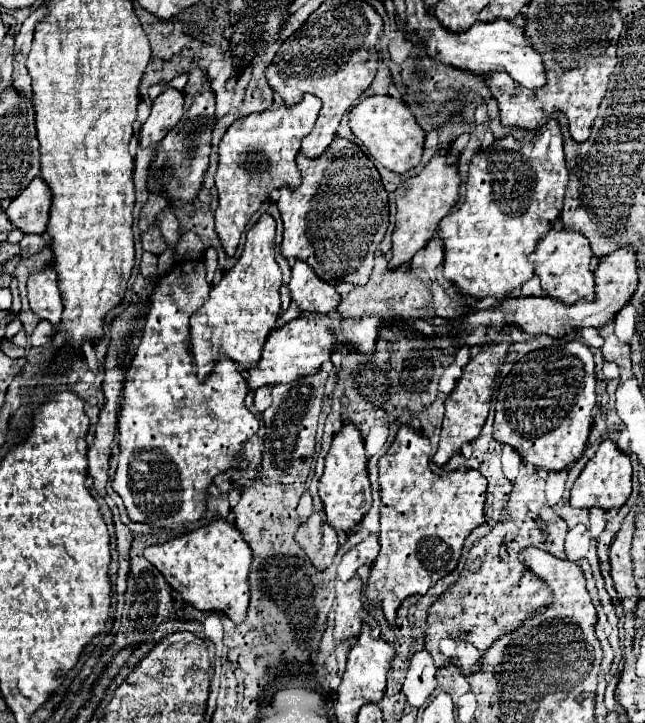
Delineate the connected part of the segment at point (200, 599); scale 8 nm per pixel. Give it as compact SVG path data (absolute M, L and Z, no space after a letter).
M213 519L207 527L183 533L167 543L145 549L151 561L165 577L165 581L181 593L183 601L201 611L223 611L231 621L241 623L249 605L249 567L253 553L239 529L225 519Z

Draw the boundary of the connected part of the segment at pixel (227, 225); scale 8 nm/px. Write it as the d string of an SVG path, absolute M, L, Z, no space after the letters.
M307 93L293 107L281 103L273 109L251 113L249 117L235 121L223 135L219 143L219 169L215 175L219 193L219 207L215 211L215 231L219 233L223 249L229 257L235 255L245 225L249 223L251 215L259 209L259 205L269 197L269 193L283 185L299 185L301 179L295 155L301 149L301 139L313 129L319 109L319 97Z

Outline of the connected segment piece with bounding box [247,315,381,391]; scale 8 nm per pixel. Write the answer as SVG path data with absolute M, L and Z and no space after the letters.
M315 315L311 321L307 317L293 319L285 323L283 327L277 327L269 333L267 345L263 347L259 365L255 369L247 369L247 387L251 391L263 387L263 385L277 385L277 383L289 383L303 375L313 375L319 371L321 363L329 361L329 355L333 351L333 343L343 343L359 349L361 353L373 353L375 341L377 341L377 329L379 329L379 317L363 317L359 321L353 319L339 319L333 321L327 315Z

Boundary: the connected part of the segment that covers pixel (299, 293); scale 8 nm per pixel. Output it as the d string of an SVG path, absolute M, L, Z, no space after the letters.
M297 261L293 265L289 291L291 291L291 299L303 311L329 313L337 309L341 299L341 295L335 291L335 285L327 281L319 281L319 277L315 277L315 273L311 273L311 267L303 265L303 261Z

